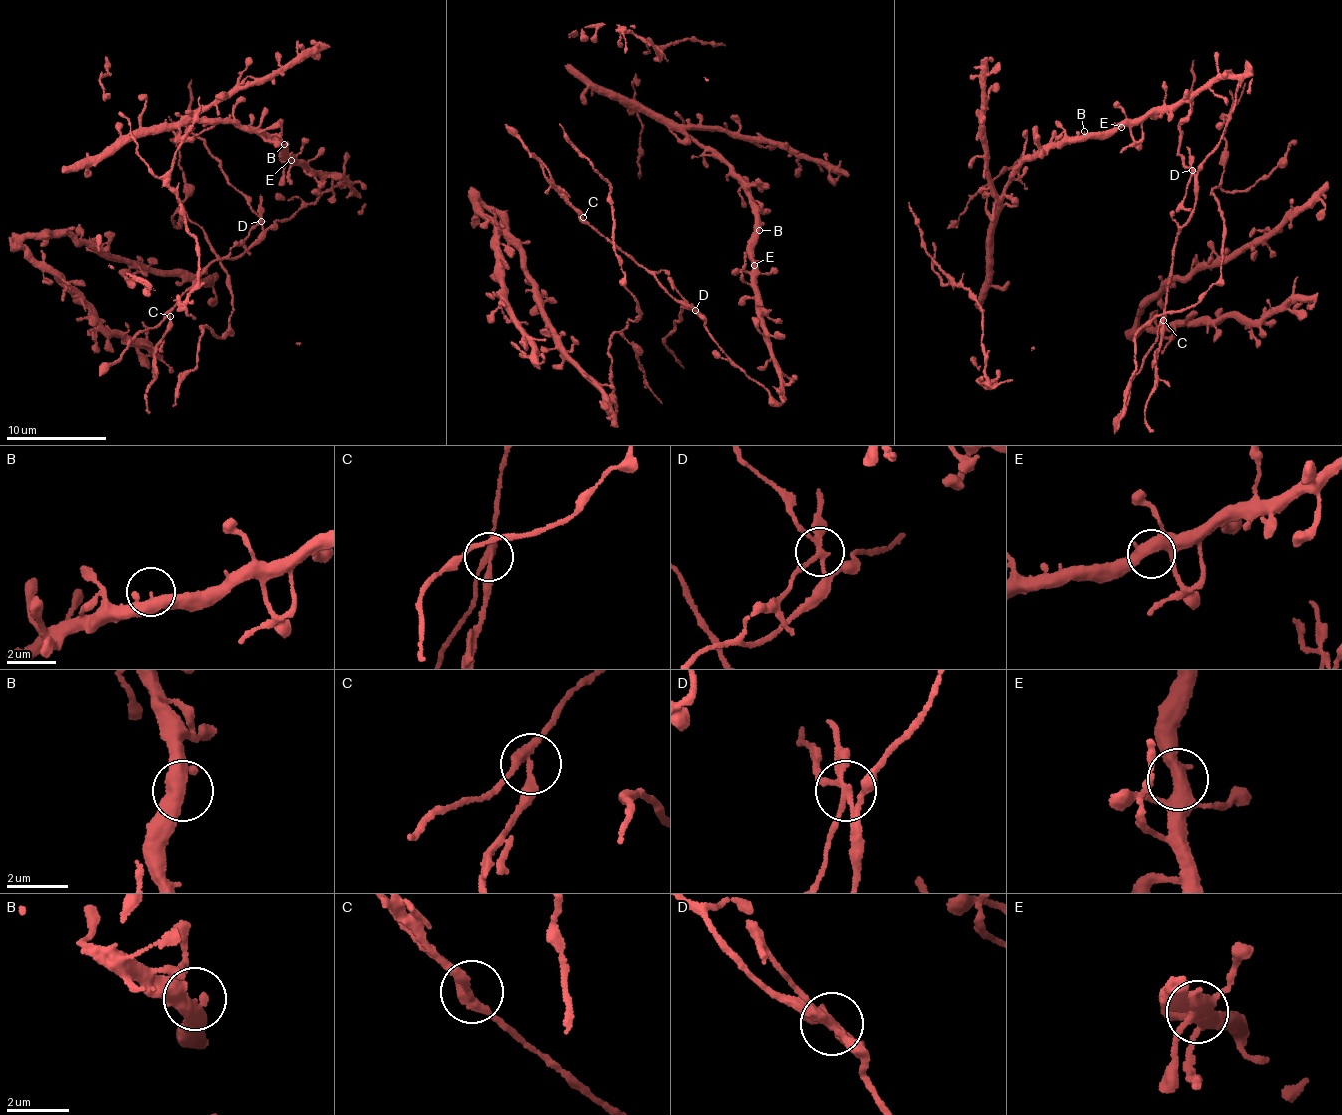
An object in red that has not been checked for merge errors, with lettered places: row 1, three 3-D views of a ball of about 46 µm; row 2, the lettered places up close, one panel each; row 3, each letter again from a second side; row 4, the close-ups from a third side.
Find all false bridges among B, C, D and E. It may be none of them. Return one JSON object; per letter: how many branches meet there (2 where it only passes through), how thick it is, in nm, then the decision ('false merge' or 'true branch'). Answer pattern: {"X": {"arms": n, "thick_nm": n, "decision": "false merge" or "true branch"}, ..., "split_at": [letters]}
{"B": {"arms": 3, "thick_nm": 300, "decision": "true branch"}, "C": {"arms": 3, "thick_nm": 260, "decision": "false merge"}, "D": {"arms": 4, "thick_nm": 190, "decision": "false merge"}, "E": {"arms": 4, "thick_nm": 380, "decision": "true branch"}, "split_at": ["C", "D"]}

